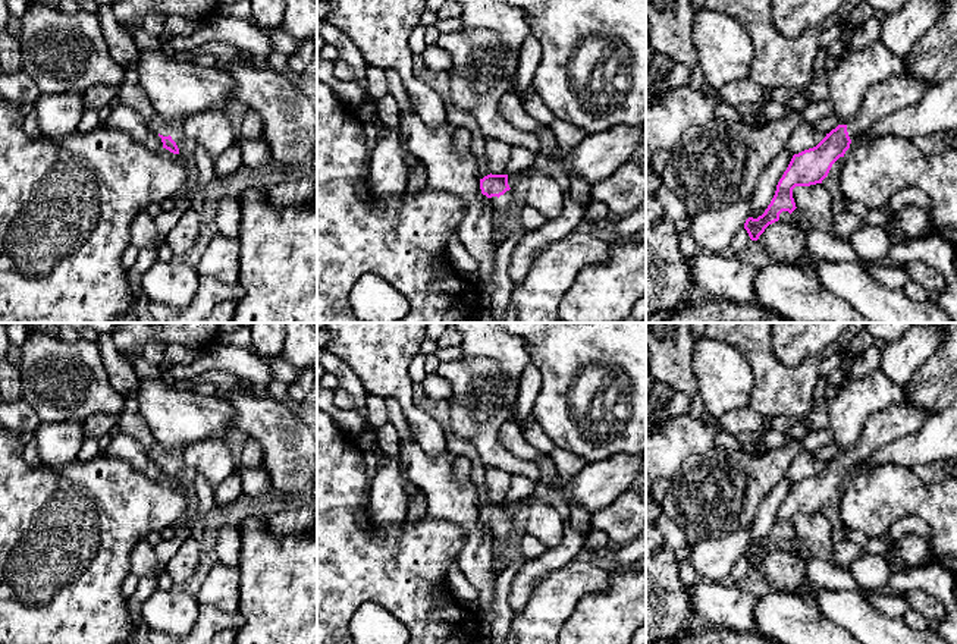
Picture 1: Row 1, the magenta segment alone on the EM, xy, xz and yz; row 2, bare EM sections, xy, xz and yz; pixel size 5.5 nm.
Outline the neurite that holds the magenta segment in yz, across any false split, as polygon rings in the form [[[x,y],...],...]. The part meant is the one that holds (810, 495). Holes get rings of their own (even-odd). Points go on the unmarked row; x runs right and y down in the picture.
[[[910,402],[870,415],[857,442],[847,453],[838,453],[813,477],[794,483],[776,513],[775,524],[762,544],[749,546],[744,552],[752,569],[757,569],[765,557],[779,549],[782,540],[797,537],[793,518],[822,512],[832,493],[844,486],[853,468],[867,461],[876,450],[909,434],[916,434],[934,411]]]

